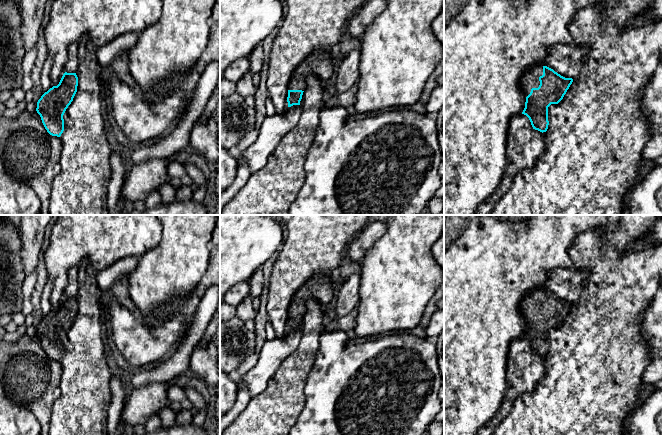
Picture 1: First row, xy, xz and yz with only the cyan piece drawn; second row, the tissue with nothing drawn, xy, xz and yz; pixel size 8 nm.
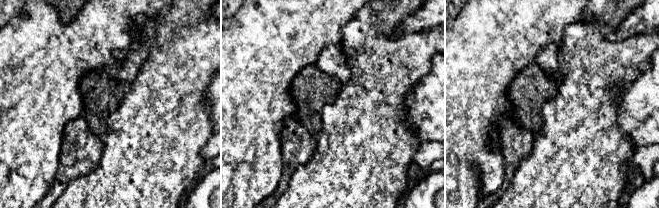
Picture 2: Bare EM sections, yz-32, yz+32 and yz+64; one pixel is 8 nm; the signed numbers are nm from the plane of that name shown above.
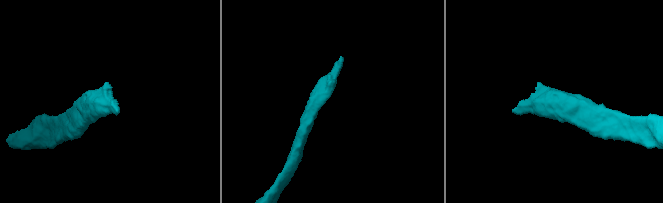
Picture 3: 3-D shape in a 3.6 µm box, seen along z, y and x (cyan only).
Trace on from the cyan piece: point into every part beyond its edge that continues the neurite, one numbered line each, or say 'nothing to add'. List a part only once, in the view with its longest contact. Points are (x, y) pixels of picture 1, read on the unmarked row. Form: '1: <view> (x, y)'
1: yz (530, 303)

